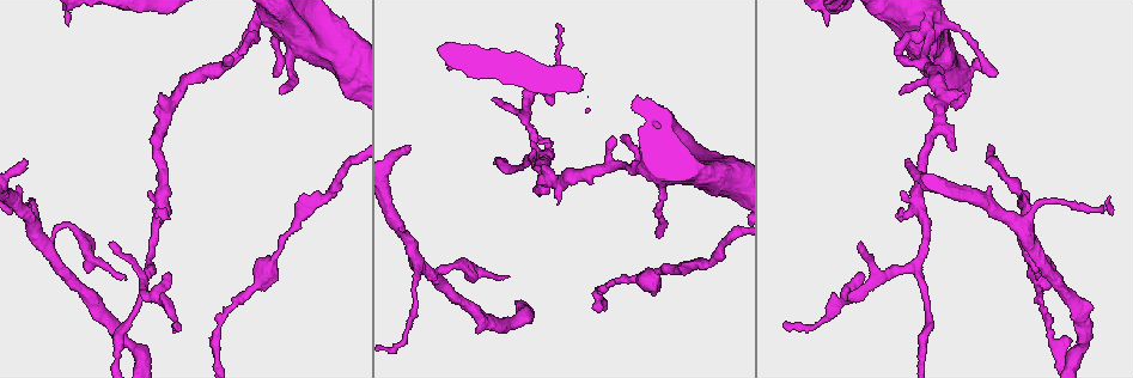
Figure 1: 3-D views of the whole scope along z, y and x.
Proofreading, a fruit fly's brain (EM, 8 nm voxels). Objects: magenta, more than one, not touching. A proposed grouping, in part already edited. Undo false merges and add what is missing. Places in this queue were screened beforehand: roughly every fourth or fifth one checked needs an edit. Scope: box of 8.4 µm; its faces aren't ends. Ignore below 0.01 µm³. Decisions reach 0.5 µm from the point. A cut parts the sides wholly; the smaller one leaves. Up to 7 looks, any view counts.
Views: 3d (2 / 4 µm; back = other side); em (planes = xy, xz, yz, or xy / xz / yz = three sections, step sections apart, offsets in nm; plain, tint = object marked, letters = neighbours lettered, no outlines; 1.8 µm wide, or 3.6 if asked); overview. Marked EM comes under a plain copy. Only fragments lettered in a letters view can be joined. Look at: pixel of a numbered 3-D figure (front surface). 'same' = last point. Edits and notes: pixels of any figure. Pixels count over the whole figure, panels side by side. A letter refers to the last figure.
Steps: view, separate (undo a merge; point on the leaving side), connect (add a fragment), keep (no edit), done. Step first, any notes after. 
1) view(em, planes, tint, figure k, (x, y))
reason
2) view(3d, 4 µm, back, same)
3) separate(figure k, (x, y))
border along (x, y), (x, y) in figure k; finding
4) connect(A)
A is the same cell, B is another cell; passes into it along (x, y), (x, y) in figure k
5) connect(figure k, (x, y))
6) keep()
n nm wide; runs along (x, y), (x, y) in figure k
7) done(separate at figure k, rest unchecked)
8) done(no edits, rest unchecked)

view(3d, 2 µm, figure 1, (126, 279))
free end

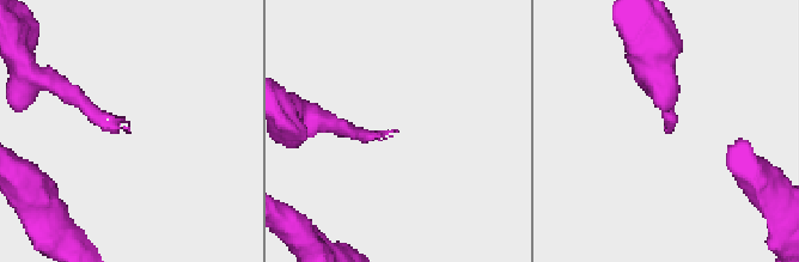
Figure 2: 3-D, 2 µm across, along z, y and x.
view(em, planes, letters, figure 2, (392, 132))
shape alone is not enough

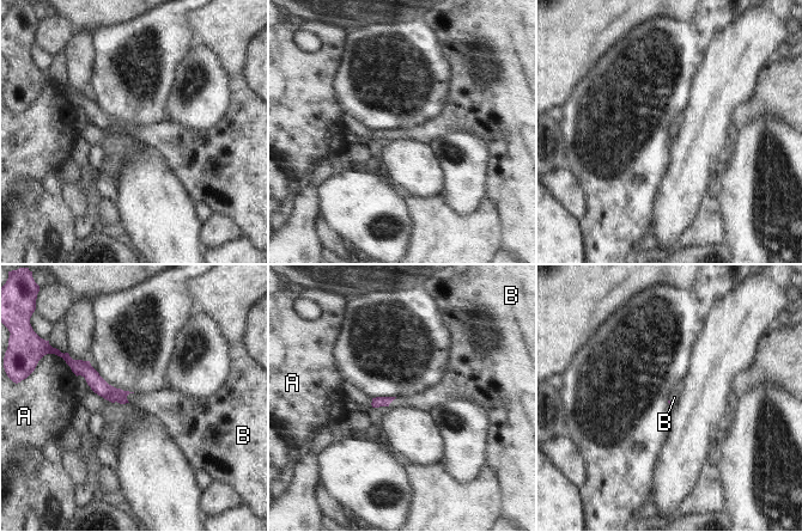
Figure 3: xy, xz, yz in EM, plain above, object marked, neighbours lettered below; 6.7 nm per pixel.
connect(B)
B is the same cell, A is another cell; passes into it along (98, 385), (127, 395), (162, 405) in figure 3; it goes on there

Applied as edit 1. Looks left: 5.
view(em, yz, step 8, tint, figure 1, (1034, 241))
four or more arms meet

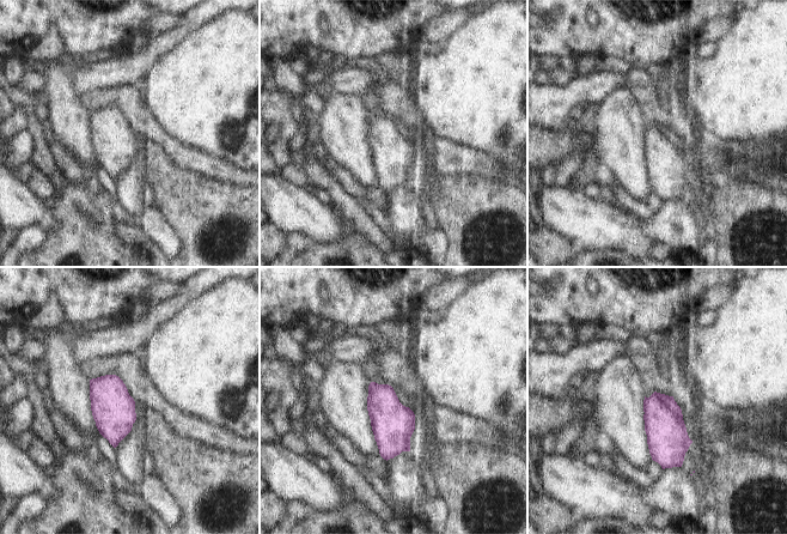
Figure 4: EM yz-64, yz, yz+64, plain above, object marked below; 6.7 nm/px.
view(em, planes, letters, same)
another direction

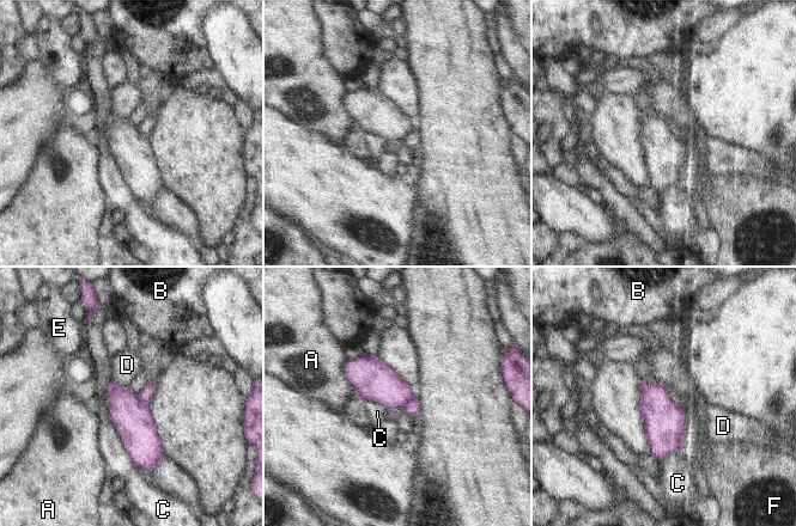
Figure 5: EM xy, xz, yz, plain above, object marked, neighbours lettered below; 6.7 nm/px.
separate(figure 5, (133, 419))
C touches over 600 nm; A, B, C, D, E and F are other cells; border along (138, 395), (147, 404) in figure 5; a second cell is stuck on

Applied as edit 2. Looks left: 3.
done(connect at figure 3, separate at figure 5, rest unchecked)

